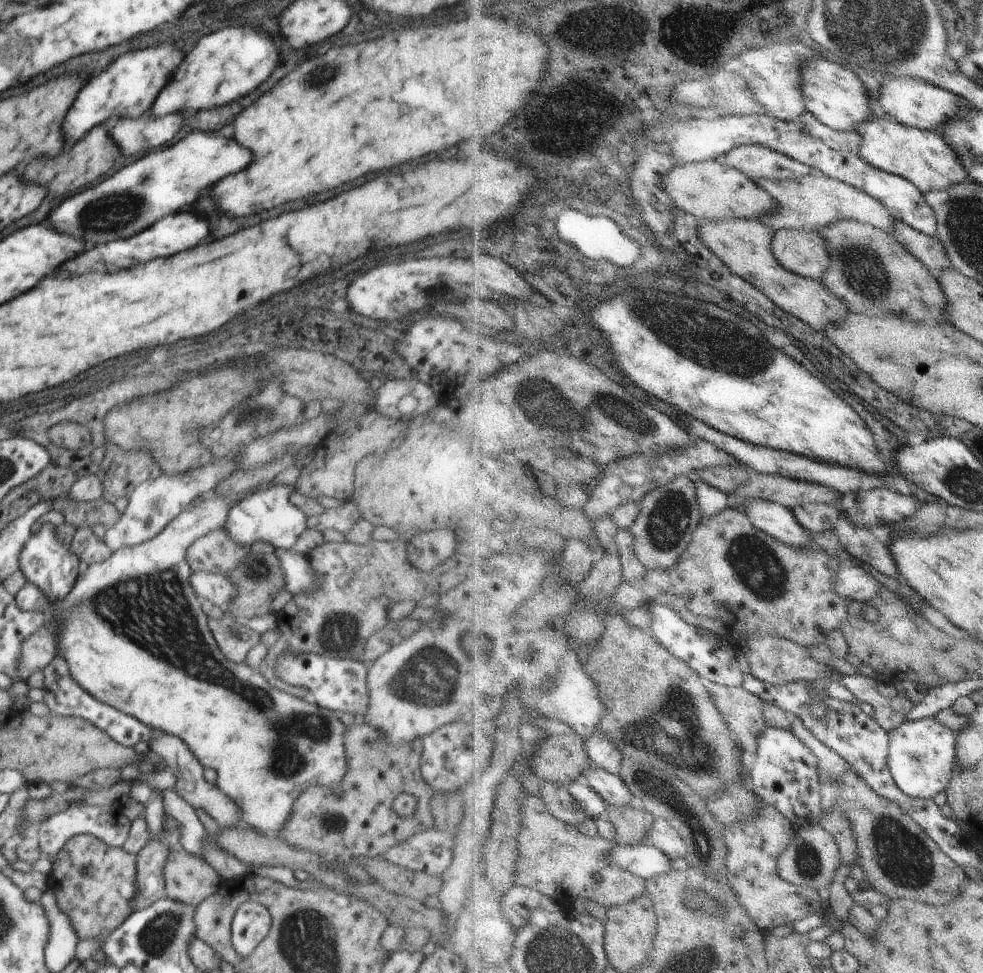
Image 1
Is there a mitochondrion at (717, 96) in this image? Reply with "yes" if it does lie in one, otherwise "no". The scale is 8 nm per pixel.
yes

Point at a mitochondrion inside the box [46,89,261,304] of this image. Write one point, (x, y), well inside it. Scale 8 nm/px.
(111, 215)

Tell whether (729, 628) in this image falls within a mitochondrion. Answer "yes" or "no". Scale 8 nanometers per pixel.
no

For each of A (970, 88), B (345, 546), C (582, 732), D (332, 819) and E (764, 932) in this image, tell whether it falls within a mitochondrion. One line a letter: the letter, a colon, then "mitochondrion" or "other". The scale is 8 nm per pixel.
A: other
B: other
C: other
D: mitochondrion
E: other

